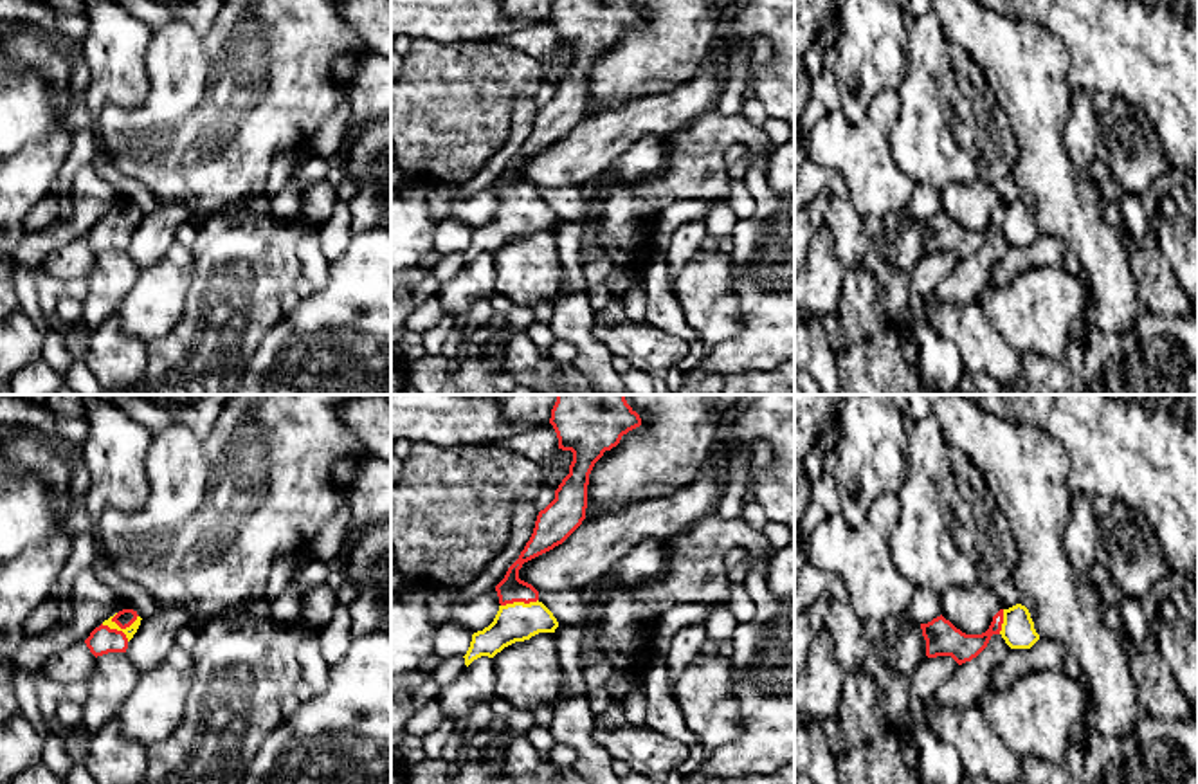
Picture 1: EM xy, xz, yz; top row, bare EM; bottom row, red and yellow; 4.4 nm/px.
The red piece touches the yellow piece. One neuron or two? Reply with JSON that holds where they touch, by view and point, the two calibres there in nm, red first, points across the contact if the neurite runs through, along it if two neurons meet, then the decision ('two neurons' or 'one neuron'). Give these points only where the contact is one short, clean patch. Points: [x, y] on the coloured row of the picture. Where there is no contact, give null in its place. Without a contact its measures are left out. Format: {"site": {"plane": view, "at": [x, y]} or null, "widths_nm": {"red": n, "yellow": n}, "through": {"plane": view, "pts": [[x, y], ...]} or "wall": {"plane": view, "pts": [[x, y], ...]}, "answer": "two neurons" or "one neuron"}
{"site": {"plane": "xy", "at": [119, 626]}, "widths_nm": {"red": 80, "yellow": 50}, "through": {"plane": "xy", "pts": [[127, 617], [119, 626], [132, 629]]}, "answer": "one neuron"}

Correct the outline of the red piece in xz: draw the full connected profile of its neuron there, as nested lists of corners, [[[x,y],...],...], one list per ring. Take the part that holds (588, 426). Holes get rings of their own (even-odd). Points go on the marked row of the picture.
[[[557,395],[549,424],[557,433],[558,449],[573,452],[569,474],[555,490],[555,499],[539,512],[530,541],[495,586],[499,611],[488,627],[472,634],[463,656],[467,667],[481,656],[494,658],[515,642],[555,633],[557,618],[539,600],[539,591],[519,579],[519,570],[562,544],[582,524],[594,463],[616,447],[623,434],[640,427],[641,418],[625,395]]]

